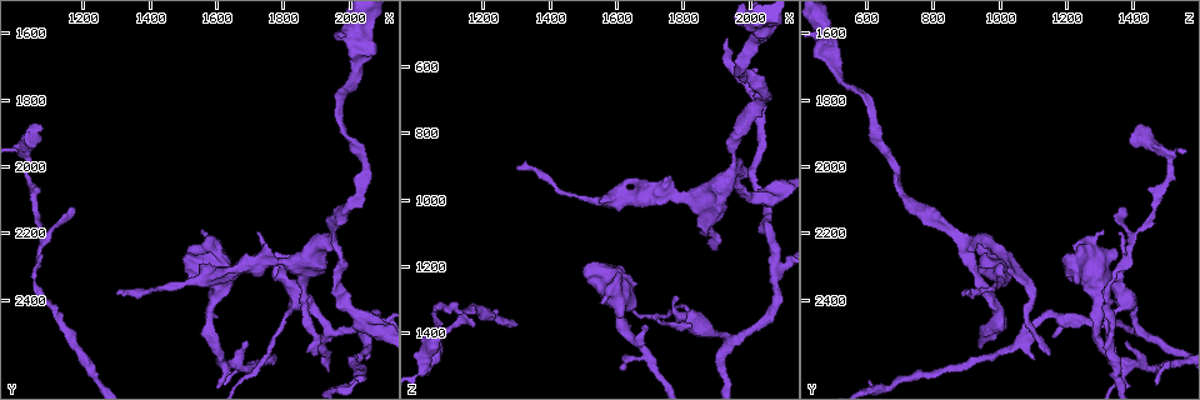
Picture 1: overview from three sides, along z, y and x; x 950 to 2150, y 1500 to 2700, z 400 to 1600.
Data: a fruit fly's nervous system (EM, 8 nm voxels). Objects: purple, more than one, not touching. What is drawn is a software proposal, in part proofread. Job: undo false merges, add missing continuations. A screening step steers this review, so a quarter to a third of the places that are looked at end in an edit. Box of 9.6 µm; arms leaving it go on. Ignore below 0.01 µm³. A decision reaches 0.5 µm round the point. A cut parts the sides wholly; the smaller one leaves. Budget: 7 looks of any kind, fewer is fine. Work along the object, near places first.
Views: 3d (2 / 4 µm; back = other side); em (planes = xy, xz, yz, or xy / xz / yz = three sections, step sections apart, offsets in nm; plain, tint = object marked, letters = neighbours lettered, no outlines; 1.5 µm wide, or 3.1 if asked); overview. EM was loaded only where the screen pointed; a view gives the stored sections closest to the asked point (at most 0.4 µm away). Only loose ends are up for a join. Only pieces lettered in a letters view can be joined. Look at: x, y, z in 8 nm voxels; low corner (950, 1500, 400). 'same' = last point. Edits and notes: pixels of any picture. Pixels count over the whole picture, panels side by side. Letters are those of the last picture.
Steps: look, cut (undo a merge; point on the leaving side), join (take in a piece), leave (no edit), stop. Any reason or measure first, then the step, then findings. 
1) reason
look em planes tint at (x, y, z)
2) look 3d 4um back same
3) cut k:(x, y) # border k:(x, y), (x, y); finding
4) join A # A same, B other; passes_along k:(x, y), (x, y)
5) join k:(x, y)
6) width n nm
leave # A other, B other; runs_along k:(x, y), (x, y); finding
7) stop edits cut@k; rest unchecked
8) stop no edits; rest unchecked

sudden change in width
look em planes plain at (1030, 1960, 1490)

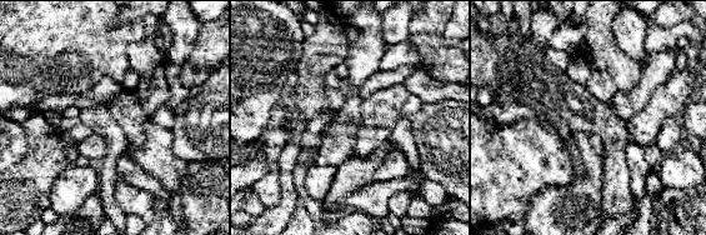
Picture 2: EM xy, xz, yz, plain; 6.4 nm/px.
what lies round it
look em planes letters same

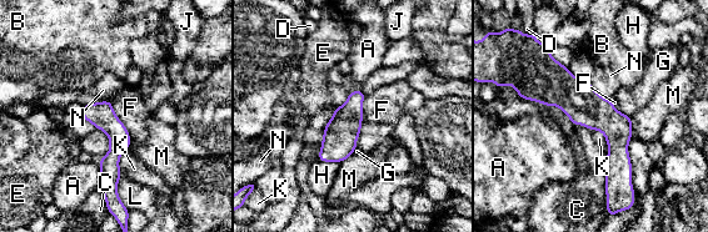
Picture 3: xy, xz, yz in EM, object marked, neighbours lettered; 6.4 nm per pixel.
longest_contact F 360 nm
leave # A other, B other, C other, D other, E other, F other, G other, H other, J other, K other, L other, M other, N other; runs_along 3:(548, 58), (617, 136), (612, 188); continuous, no second cell

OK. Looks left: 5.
free end
look em xy step 4 plain at (1170, 2120, 1370)

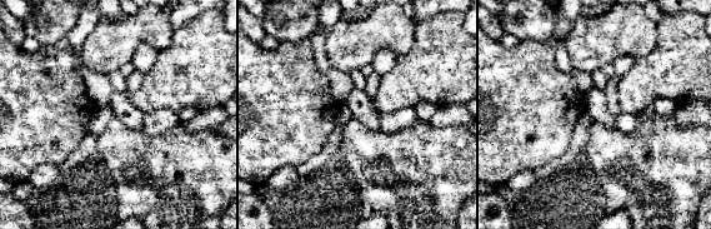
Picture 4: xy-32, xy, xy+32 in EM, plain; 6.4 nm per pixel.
what lies round it
look em xy step 4 letters same

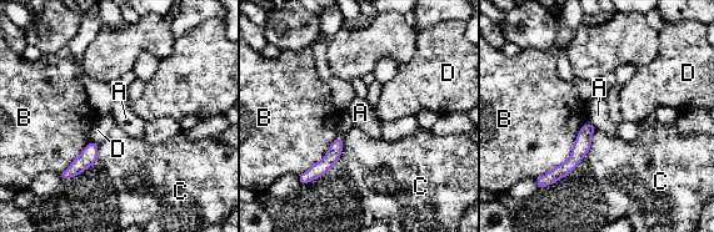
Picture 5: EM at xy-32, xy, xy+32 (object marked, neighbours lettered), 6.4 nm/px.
width 90 nm
leave # A other, B other, C other, D other; runs_along 5:(589, 126), (577, 156), (554, 176); no lettered piece goes on from it

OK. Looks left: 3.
free end
look em xz step 4 tint at (2060, 2580, 1100)

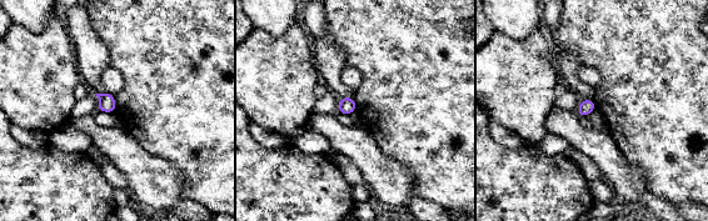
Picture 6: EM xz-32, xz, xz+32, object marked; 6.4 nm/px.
cut it another way
look em planes letters same

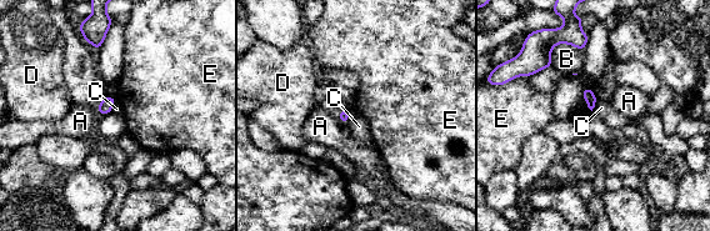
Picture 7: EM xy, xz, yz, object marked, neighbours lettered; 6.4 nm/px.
leave # A other, B other, C other, D other, E other; border 7:(115, 100), (110, 111); no lettered piece goes on from it

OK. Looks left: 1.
stop no edits; rest unchecked

